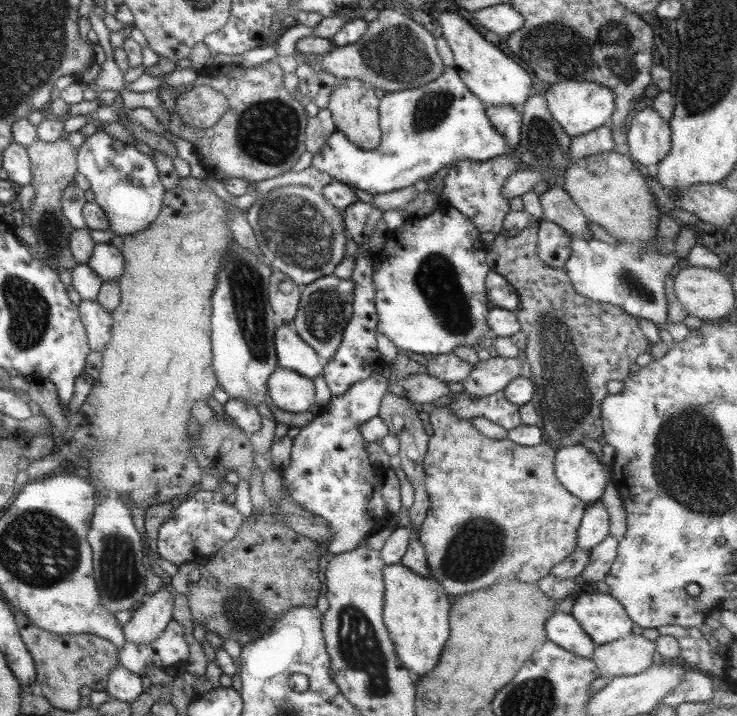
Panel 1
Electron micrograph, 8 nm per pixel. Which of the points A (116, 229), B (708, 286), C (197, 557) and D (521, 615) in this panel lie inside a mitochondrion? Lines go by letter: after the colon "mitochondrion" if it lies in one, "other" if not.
A: other
B: other
C: other
D: other

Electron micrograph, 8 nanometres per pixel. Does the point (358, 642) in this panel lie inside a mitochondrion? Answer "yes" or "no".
yes

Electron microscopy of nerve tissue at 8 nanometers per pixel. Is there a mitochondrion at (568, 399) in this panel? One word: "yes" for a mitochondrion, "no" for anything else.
yes

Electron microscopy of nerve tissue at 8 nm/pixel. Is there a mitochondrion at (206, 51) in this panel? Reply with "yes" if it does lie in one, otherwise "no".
no

